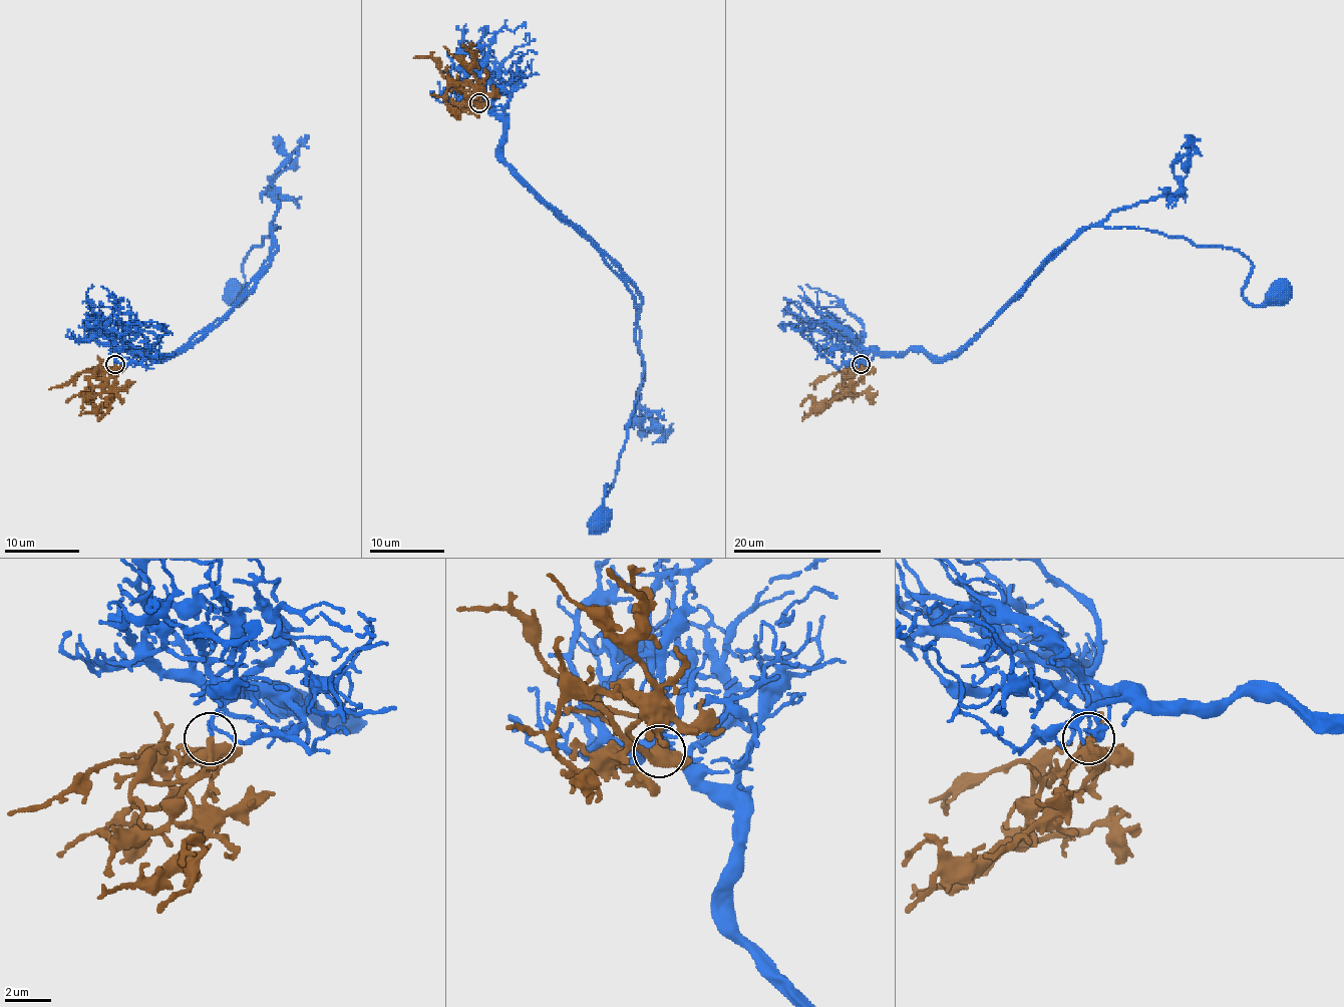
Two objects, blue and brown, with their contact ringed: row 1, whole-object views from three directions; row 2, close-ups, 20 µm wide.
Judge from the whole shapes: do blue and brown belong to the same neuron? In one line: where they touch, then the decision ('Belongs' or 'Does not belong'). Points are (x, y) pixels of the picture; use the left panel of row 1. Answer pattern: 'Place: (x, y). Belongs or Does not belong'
Place: (114, 364). Does not belong

